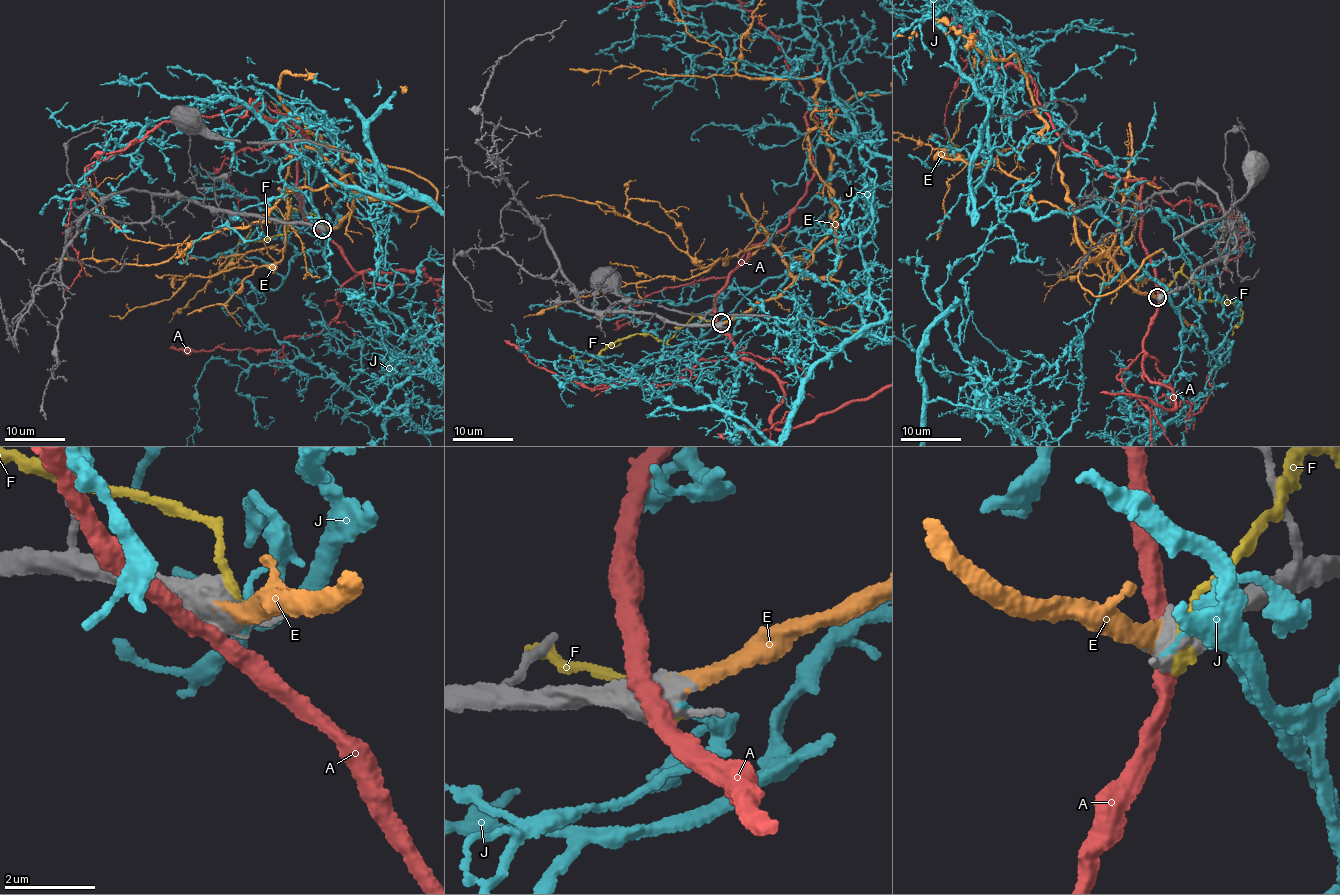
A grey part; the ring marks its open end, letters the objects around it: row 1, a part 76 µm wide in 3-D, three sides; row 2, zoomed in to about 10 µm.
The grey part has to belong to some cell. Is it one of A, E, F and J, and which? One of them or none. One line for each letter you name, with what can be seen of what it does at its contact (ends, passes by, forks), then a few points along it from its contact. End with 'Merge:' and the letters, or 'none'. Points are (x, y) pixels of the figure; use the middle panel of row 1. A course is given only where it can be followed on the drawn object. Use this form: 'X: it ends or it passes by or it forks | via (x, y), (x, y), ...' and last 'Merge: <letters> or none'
E: it ends
Merge: E

